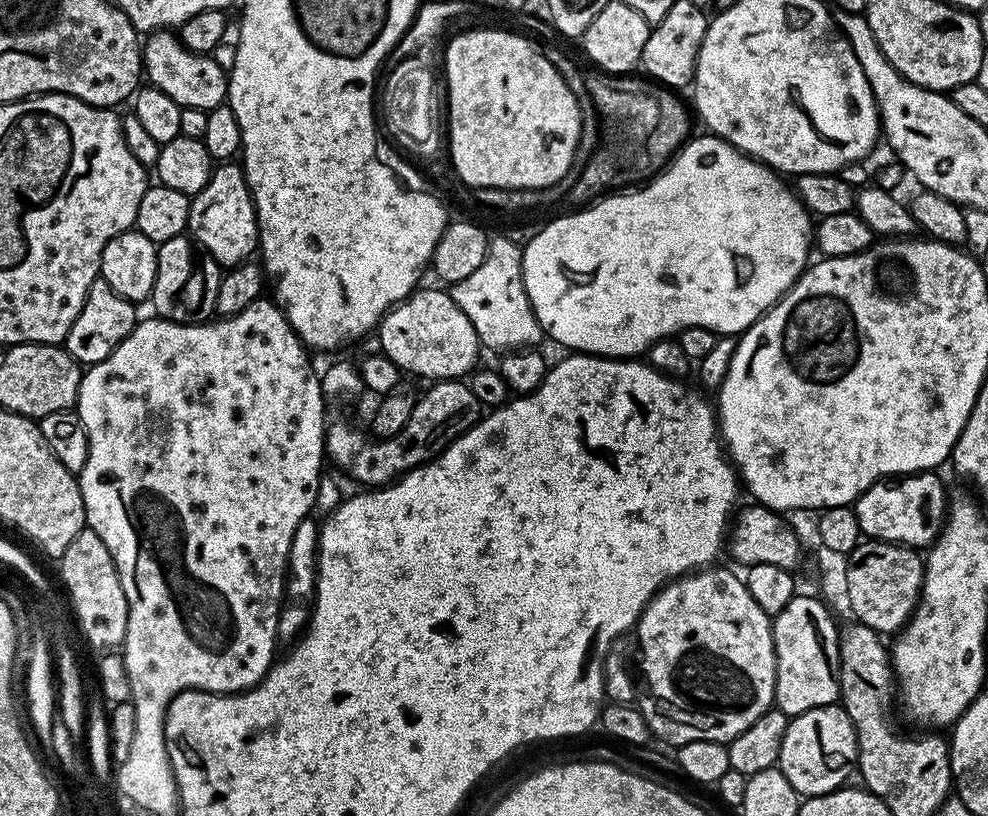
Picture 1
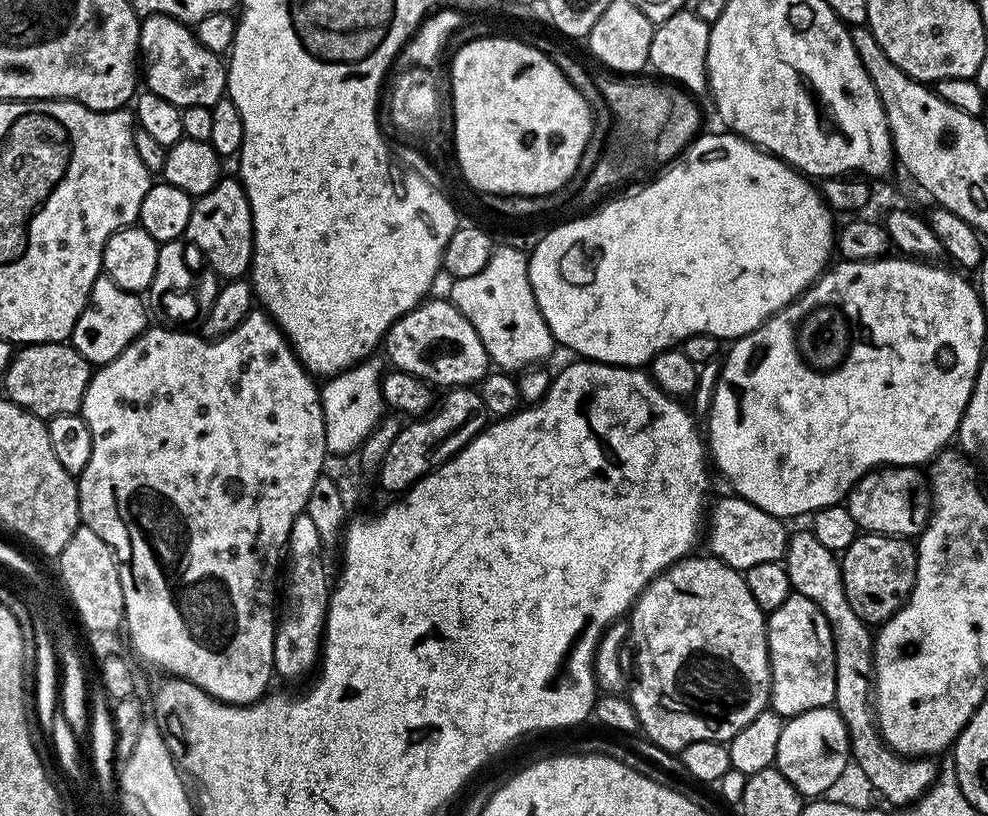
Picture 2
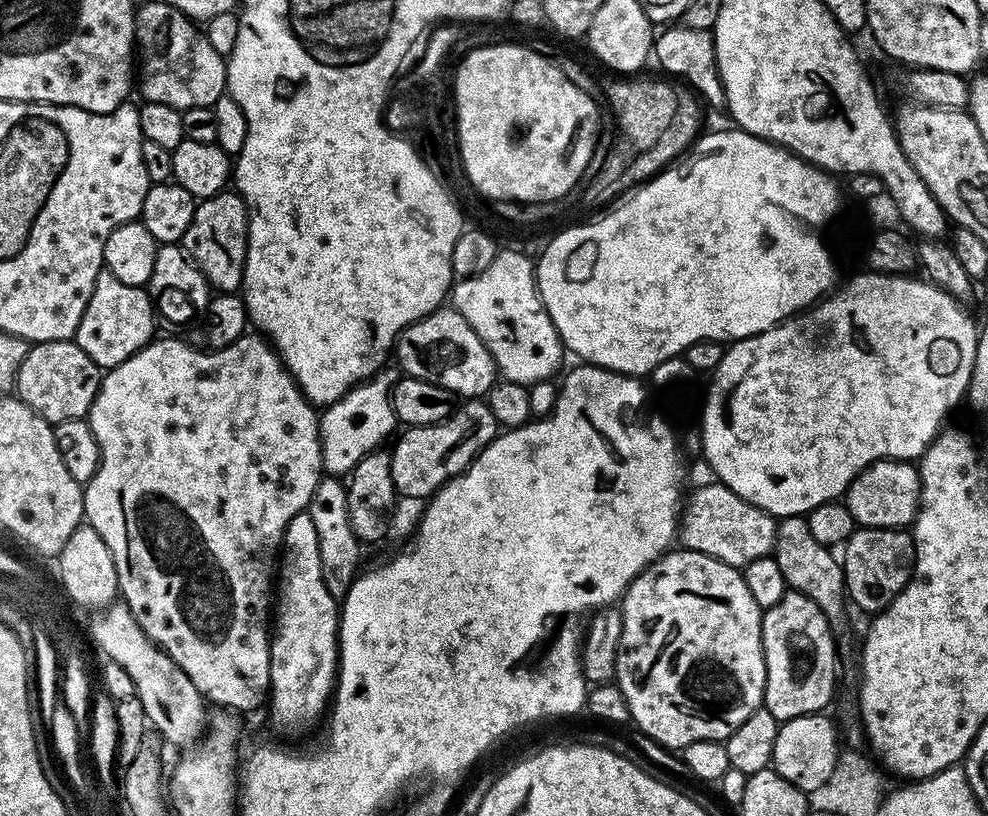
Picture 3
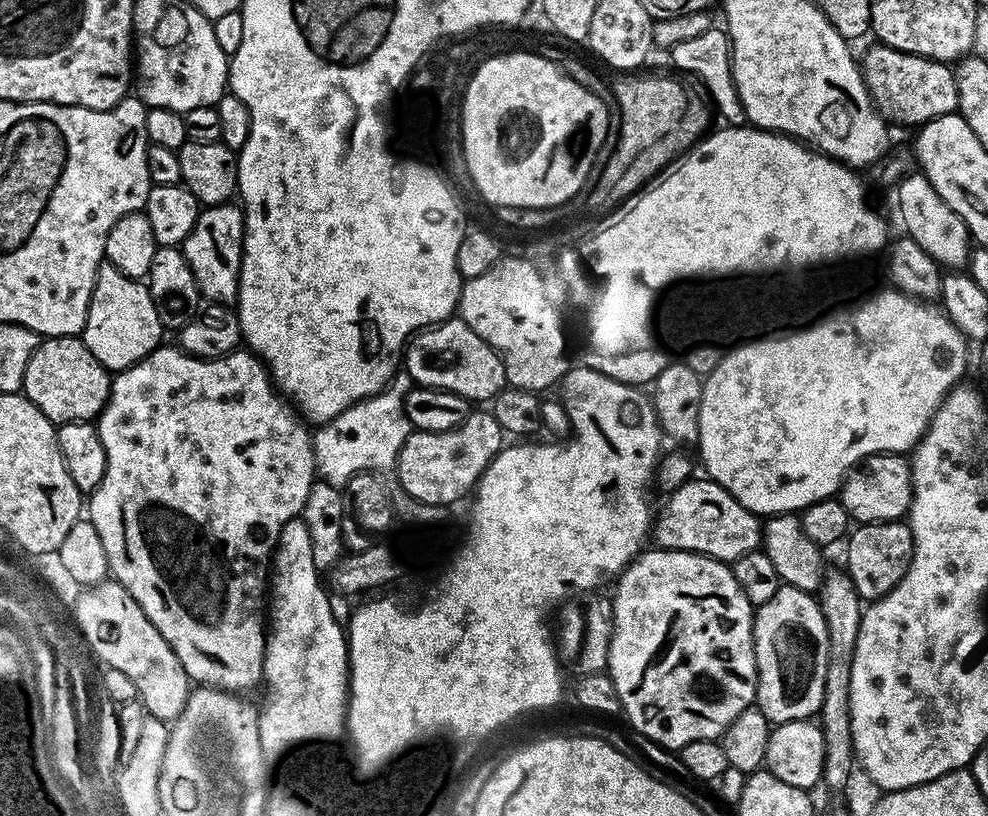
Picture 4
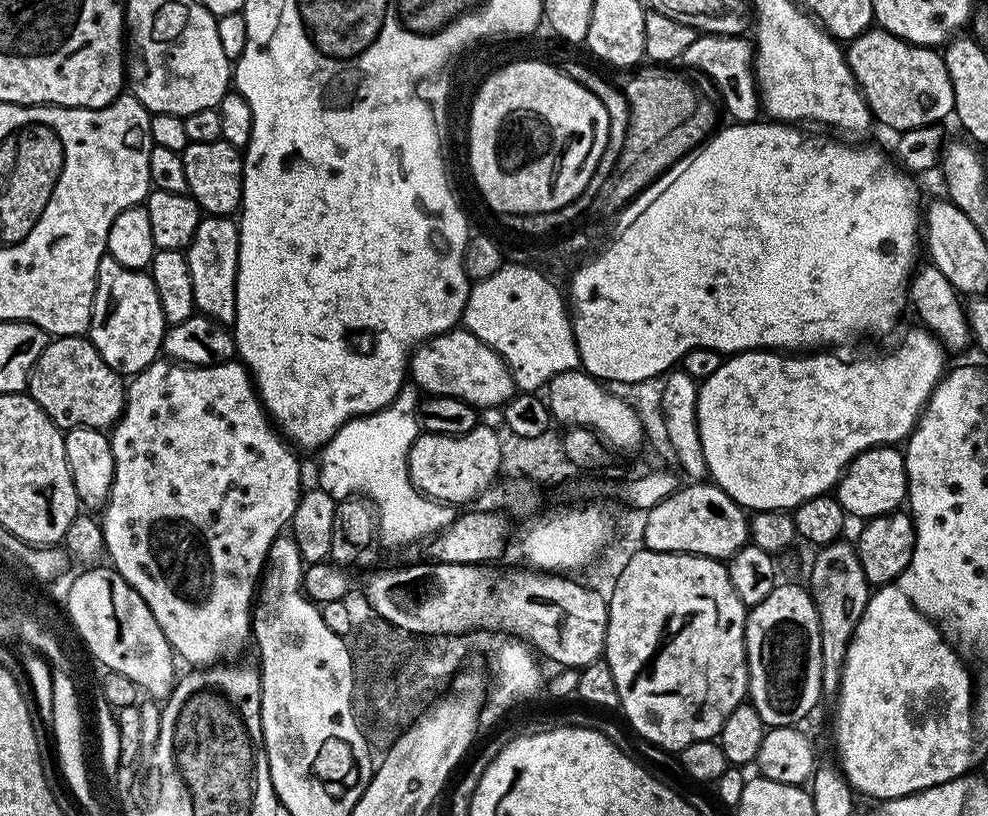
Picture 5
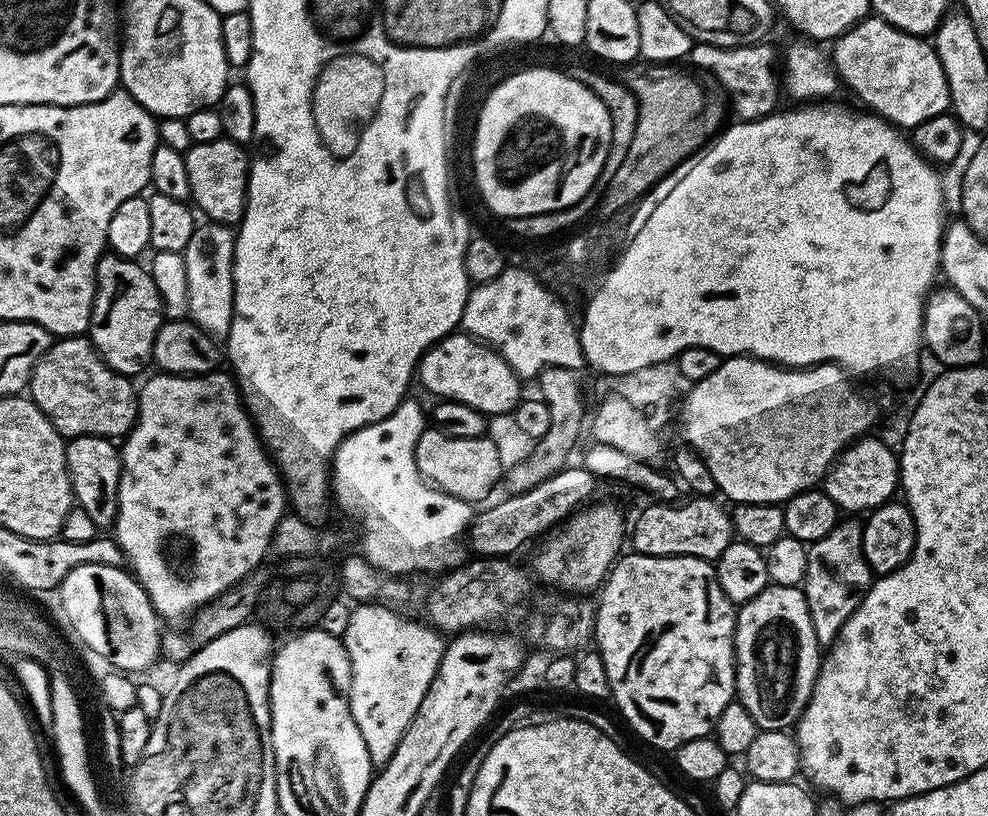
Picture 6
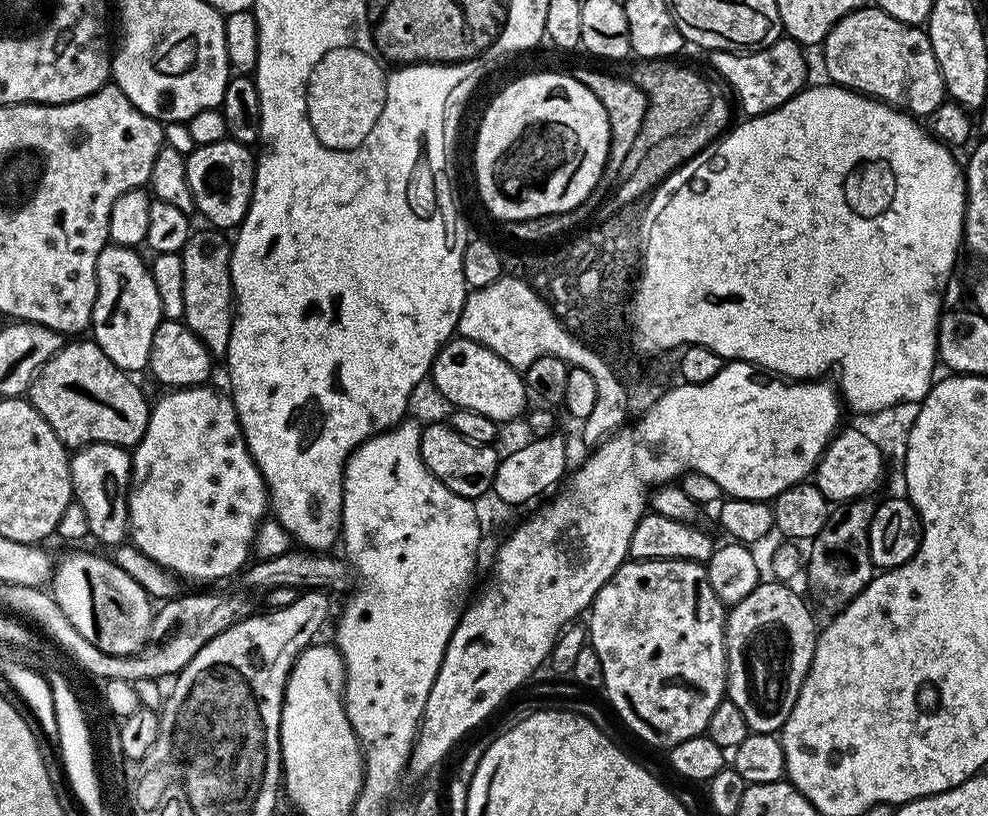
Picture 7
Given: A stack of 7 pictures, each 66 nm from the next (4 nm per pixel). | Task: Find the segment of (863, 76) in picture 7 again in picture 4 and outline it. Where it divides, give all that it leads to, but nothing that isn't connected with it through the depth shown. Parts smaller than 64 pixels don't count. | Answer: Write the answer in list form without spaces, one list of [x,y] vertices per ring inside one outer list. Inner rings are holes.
[[[879,42],[862,56],[864,85],[872,96],[876,111],[885,121],[897,120],[900,124],[921,126],[928,120],[942,118],[957,111],[955,71],[945,61],[931,60],[918,54],[910,54],[902,50],[894,50]]]

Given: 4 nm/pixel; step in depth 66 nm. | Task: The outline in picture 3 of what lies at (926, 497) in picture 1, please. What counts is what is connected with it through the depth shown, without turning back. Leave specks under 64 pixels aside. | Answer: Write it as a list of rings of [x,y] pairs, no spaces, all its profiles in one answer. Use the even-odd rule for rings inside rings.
[[[876,460],[852,479],[842,500],[859,527],[907,529],[921,505],[919,467],[906,460]]]

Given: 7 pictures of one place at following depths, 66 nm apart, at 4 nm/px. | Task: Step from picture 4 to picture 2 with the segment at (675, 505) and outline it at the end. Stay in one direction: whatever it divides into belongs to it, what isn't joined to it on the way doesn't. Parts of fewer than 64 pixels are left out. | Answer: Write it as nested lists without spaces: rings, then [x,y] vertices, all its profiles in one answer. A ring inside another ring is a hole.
[[[735,494],[727,495],[716,505],[711,505],[710,515],[706,520],[706,540],[708,536],[709,548],[707,551],[726,566],[737,570],[762,566],[762,562],[783,561],[790,535],[789,529],[784,529],[785,521],[781,517],[771,516],[749,500]]]

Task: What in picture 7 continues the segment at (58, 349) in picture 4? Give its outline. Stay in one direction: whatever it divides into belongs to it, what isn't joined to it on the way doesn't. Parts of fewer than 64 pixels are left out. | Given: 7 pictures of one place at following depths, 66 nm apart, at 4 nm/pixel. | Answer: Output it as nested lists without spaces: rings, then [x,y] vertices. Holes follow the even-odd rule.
[[[76,338],[65,343],[41,366],[26,396],[32,401],[38,414],[50,422],[54,434],[69,450],[83,448],[85,444],[116,444],[131,449],[140,441],[148,424],[150,400],[135,384],[133,377],[123,372],[91,338]]]

